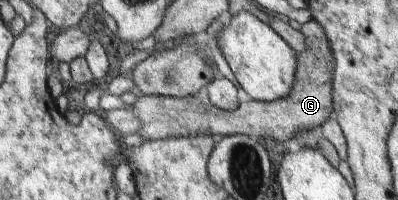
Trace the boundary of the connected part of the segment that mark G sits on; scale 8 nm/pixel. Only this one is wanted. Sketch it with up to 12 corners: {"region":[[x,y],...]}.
{"region":[[307,23],[291,95],[221,111],[205,94],[146,95],[133,113],[144,142],[175,135],[280,142],[332,115],[333,58]]}

